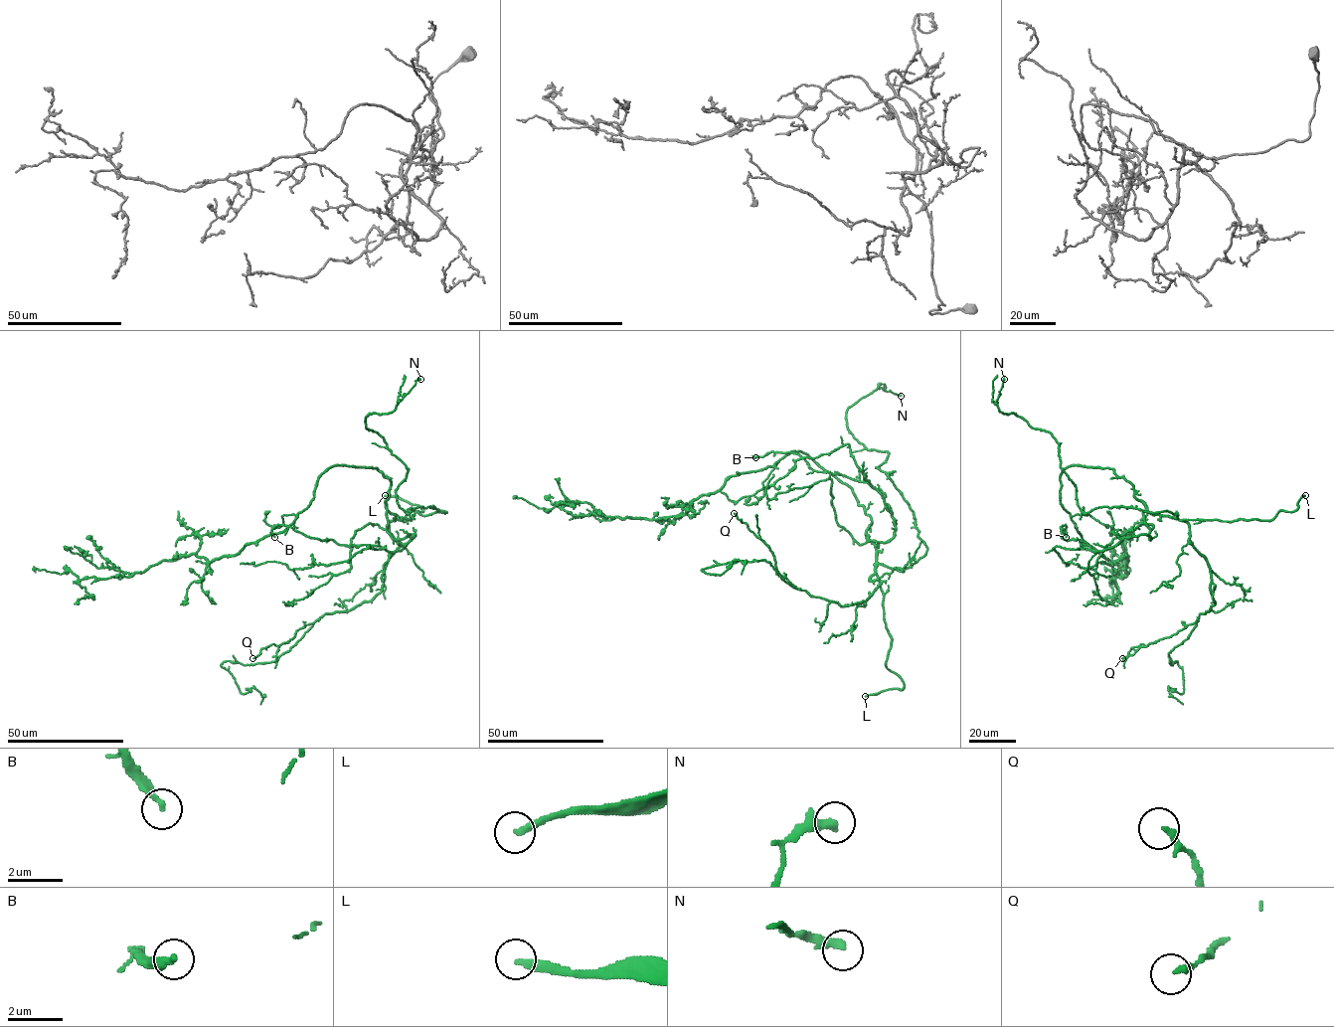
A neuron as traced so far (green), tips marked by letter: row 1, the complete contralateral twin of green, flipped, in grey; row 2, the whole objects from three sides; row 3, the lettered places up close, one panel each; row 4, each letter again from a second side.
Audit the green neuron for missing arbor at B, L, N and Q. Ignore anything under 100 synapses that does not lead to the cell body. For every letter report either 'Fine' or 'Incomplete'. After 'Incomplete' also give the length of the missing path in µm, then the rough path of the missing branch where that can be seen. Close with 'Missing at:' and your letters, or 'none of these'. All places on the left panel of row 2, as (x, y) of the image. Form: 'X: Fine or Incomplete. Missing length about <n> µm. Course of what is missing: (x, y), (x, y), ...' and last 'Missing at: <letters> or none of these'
B: Fine
L: Incomplete. Missing length about 20 µm
N: Fine
Q: Fine
Missing at: L

